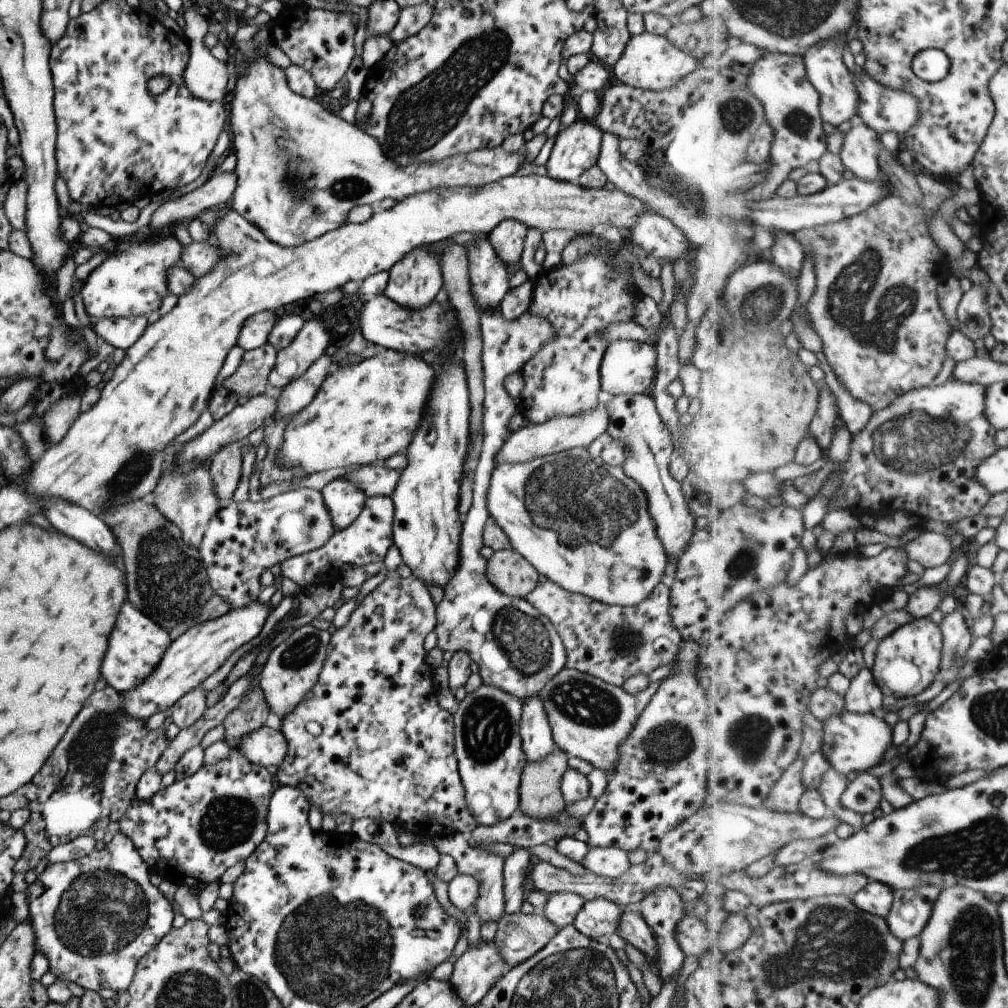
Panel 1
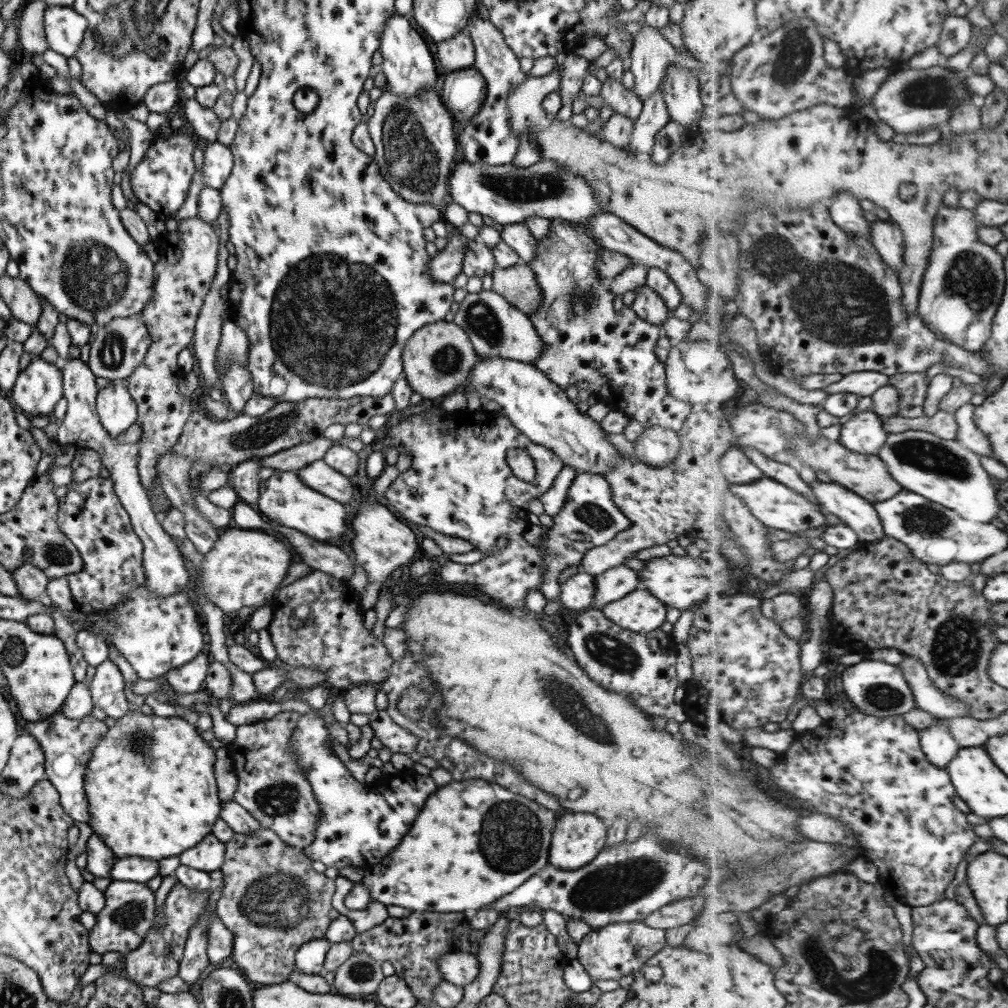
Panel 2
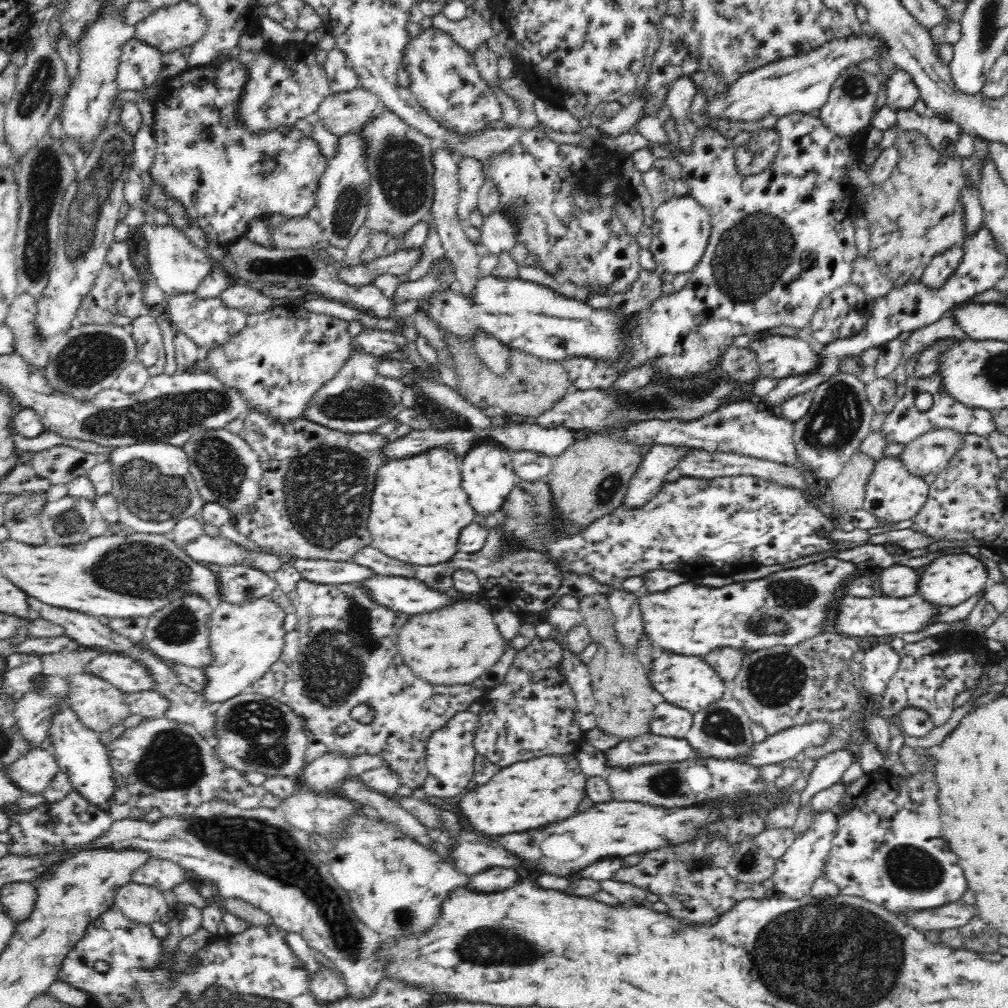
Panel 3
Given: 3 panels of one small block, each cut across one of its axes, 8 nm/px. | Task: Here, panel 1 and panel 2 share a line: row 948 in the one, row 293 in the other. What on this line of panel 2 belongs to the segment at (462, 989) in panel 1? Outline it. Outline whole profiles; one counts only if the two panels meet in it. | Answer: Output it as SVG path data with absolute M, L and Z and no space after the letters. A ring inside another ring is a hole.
M492 289L466 293L463 300L458 302L457 311L453 313L452 324L465 332L473 350L482 359L501 357L534 365L542 351L542 340L528 316L513 308Z

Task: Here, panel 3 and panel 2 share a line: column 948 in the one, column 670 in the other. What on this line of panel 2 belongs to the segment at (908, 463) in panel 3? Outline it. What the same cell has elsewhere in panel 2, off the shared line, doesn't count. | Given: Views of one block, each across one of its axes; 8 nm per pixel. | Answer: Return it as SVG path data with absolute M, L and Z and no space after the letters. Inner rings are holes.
M657 425L647 427L632 443L636 458L649 467L668 465L680 445L675 431Z

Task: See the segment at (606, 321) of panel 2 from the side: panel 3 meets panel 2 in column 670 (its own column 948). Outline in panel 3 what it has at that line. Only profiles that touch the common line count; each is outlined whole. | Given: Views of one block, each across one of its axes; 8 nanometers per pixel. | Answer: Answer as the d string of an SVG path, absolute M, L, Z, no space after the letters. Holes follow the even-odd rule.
M938 372L928 378L908 378L903 397L897 400L892 412L886 415L879 430L882 433L882 437L886 439L886 444L896 443L906 445L915 438L922 436L922 434L938 429L953 430L961 434L987 436L994 430L994 423L992 423L992 413L990 411L967 407L961 402L958 402L958 400L950 397L950 395L946 395L944 393L944 387L940 383ZM920 392L932 394L933 404L926 411L920 411L914 405L914 396L920 394Z

